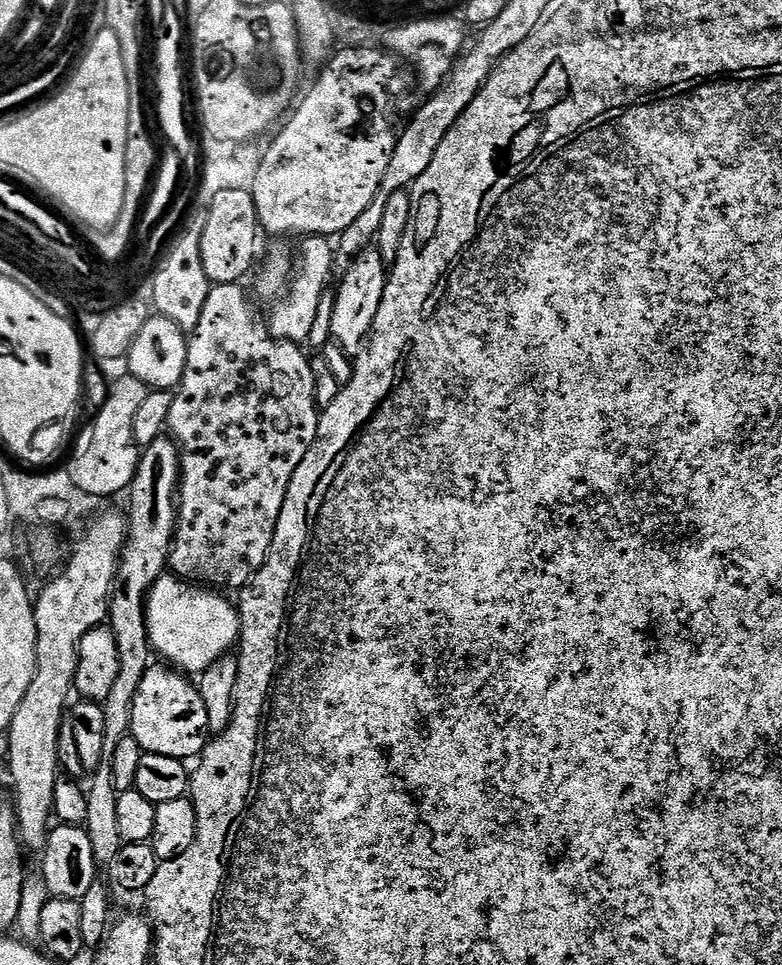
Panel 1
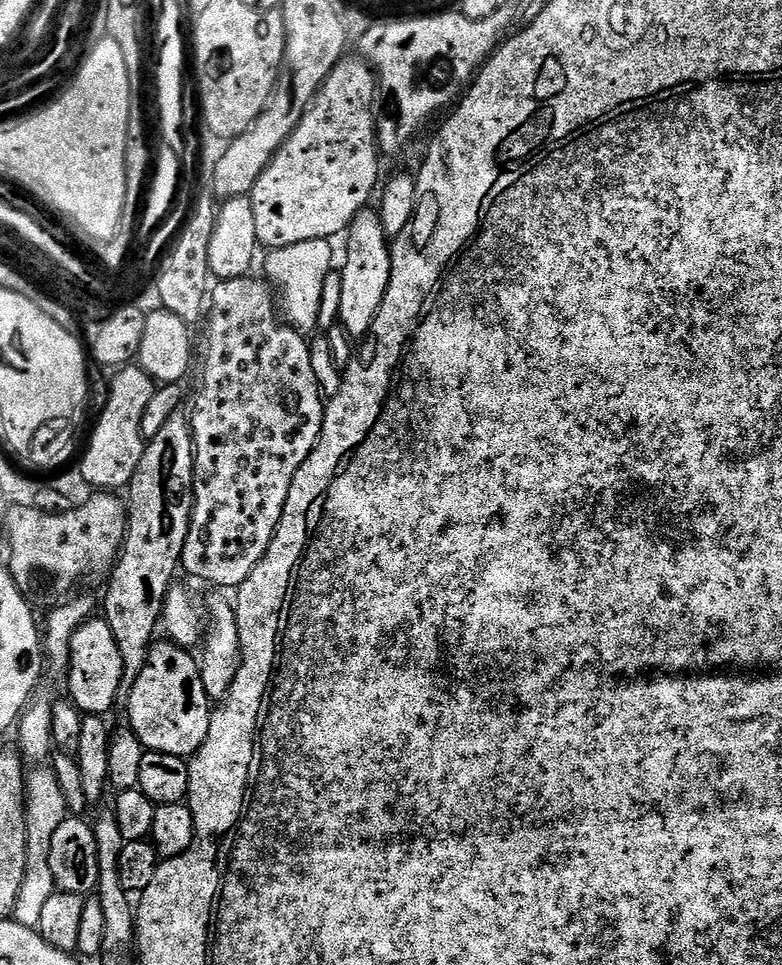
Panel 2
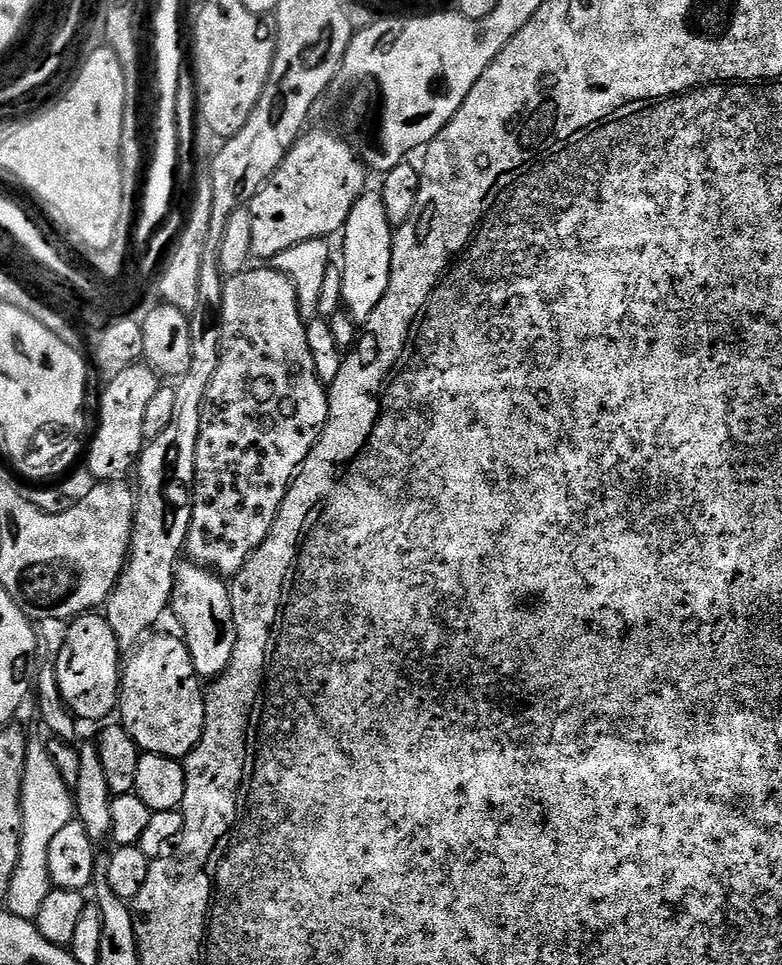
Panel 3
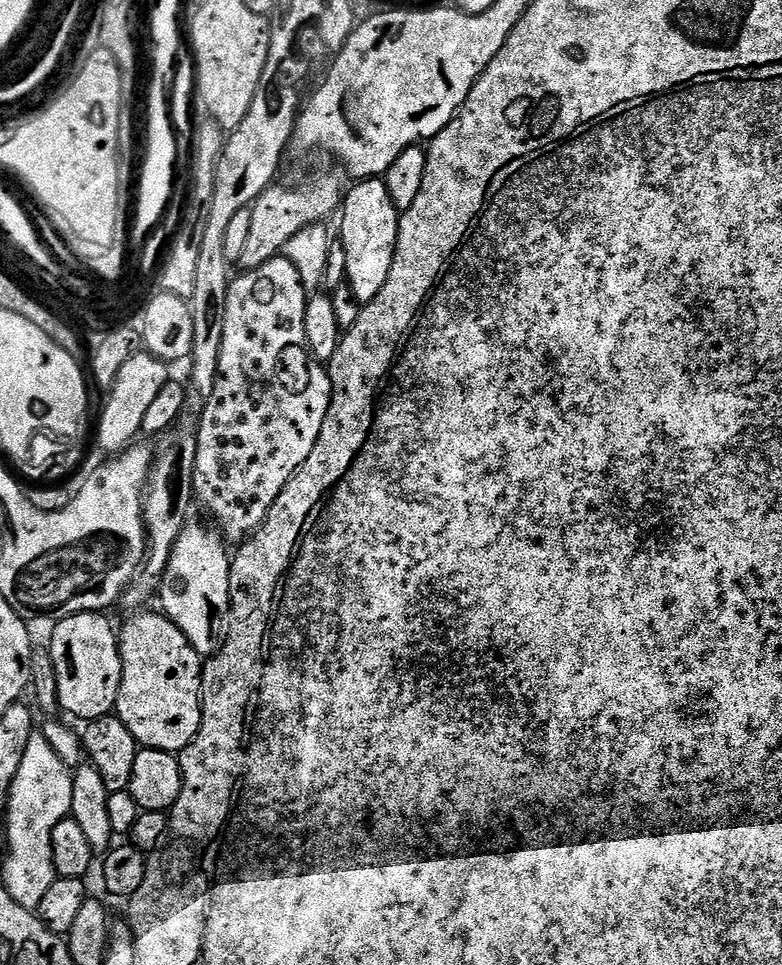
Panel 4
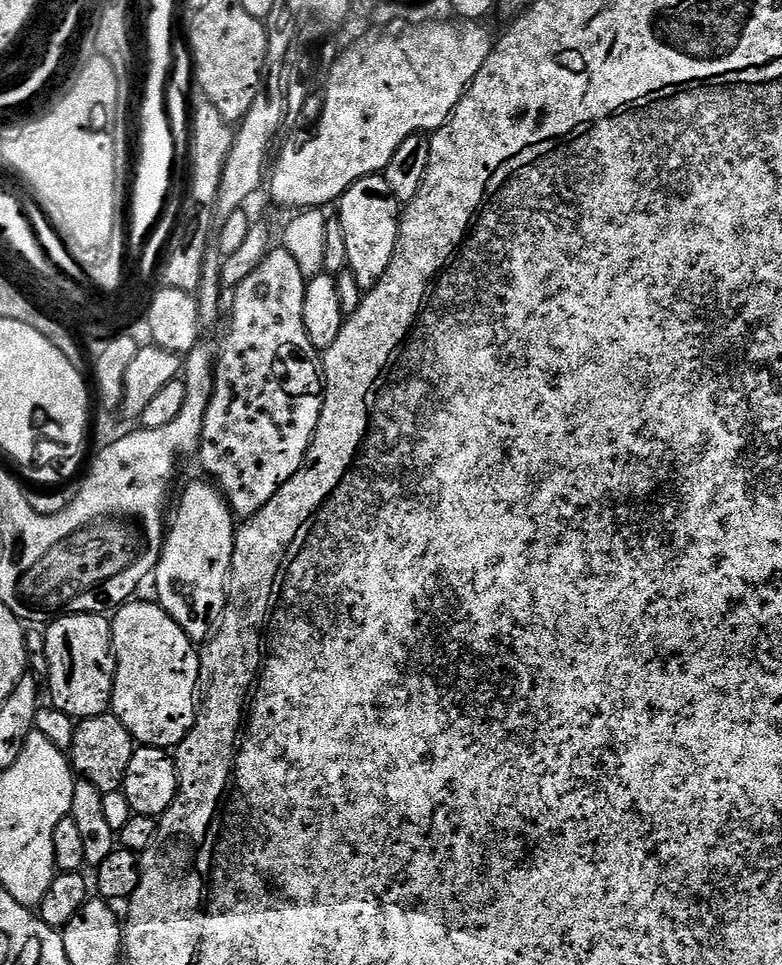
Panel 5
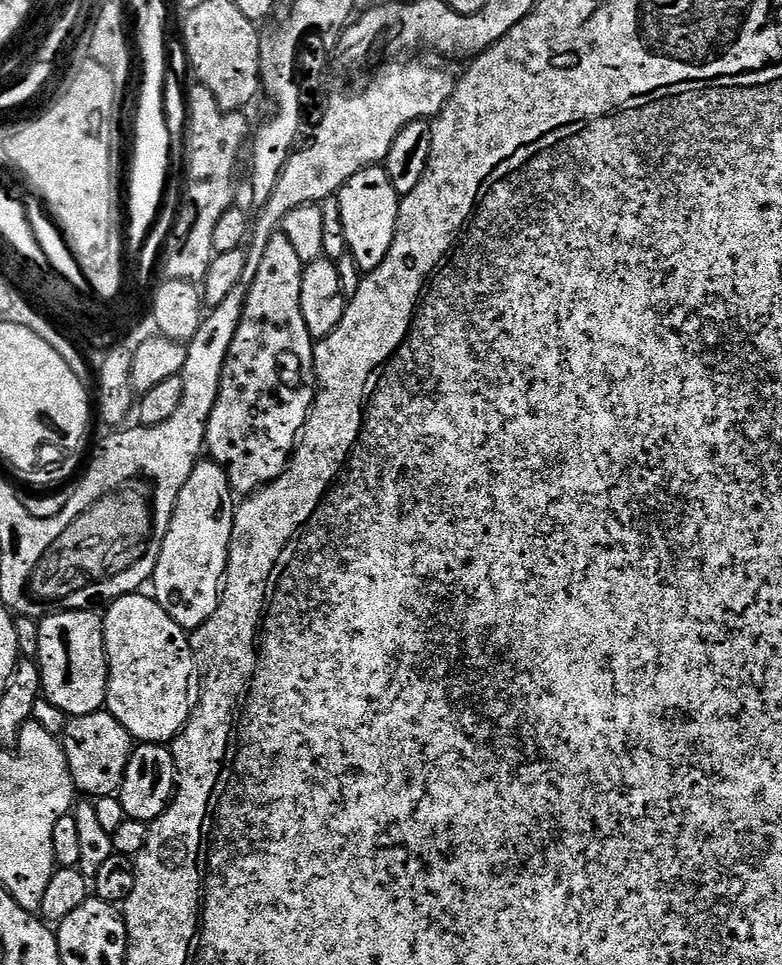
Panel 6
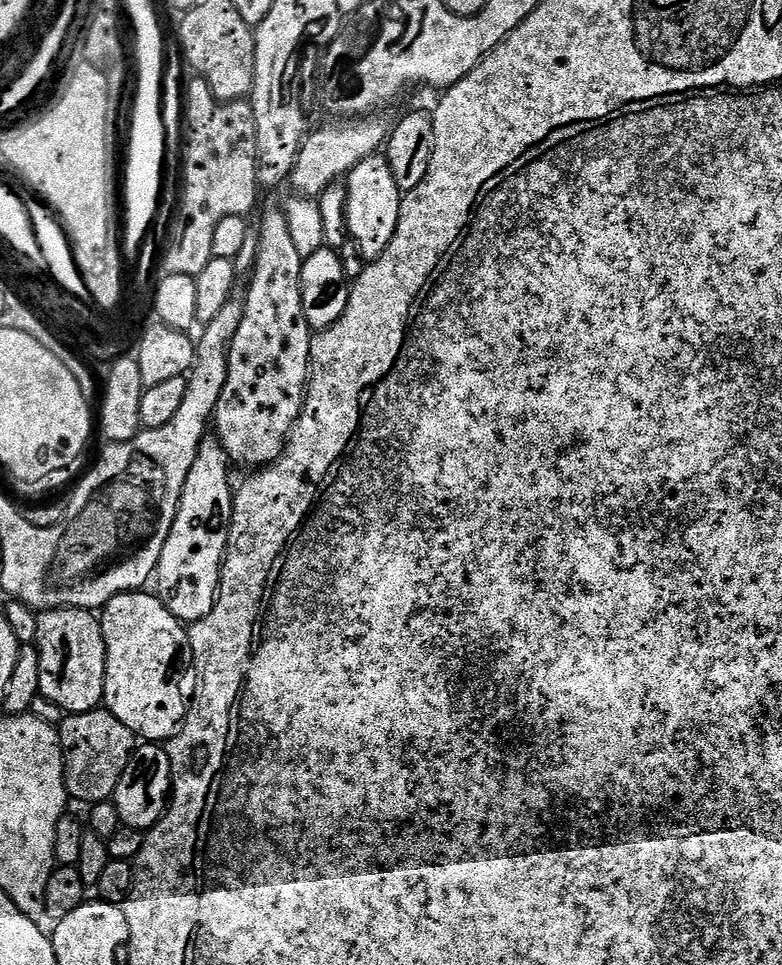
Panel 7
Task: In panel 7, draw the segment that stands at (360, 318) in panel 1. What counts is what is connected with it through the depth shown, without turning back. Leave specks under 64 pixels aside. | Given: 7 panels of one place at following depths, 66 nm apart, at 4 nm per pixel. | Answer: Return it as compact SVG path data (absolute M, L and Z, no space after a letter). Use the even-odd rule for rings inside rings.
M384 154L367 156L358 161L346 177L348 204L345 206L345 218L348 222L348 234L351 243L359 248L359 255L365 261L376 260L390 246L398 226L402 193Z

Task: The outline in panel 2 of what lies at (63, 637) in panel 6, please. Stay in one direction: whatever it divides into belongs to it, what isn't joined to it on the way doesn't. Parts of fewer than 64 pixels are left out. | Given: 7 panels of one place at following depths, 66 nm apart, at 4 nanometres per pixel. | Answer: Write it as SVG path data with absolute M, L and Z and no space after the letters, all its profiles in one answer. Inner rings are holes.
M93 618L85 622L74 634L70 642L70 658L68 659L67 699L75 704L82 714L104 716L116 704L116 696L121 695L122 654L118 654L118 642L114 642L114 634L110 626L102 618Z

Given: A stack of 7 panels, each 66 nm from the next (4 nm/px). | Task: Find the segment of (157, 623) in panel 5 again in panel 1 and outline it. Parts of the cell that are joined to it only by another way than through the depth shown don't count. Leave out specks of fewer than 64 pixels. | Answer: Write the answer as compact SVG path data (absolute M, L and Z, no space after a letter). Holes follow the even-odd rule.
M150 666L138 686L138 694L134 694L132 707L131 735L136 739L144 752L162 754L166 758L174 758L185 762L190 758L199 757L203 752L206 741L209 739L208 719L206 718L206 702L202 702L202 694L195 683L192 684L187 675L181 674L171 666Z

